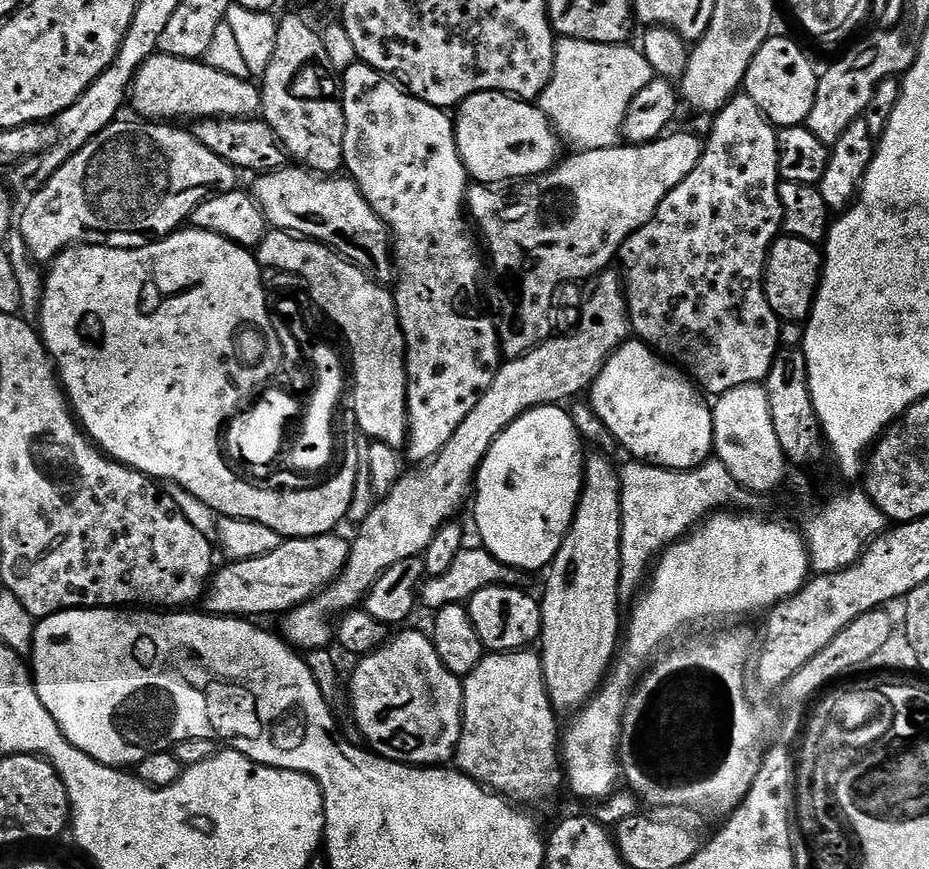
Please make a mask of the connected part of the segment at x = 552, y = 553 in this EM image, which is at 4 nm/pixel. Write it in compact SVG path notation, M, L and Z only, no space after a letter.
M546 404L543 408L522 414L493 442L484 461L480 463L474 481L479 543L488 549L490 555L528 574L535 568L544 570L551 565L570 530L580 501L580 491L584 489L584 449L569 409L554 404Z

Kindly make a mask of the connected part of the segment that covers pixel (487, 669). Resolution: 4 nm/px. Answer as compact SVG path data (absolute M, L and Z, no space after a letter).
M539 651L493 652L485 655L484 661L470 675L463 677L462 683L464 686L464 725L460 731L460 741L456 747L455 767L466 773L471 780L475 780L476 783L483 784L485 788L495 792L497 796L506 796L517 805L532 806L528 804L540 804L543 800L550 799L559 790L560 784L562 788L562 728L556 725L558 716L548 698L548 687L542 674Z

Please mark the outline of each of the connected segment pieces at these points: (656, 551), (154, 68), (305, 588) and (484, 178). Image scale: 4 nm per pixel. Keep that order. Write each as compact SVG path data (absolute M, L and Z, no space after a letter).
M710 458L702 463L699 467L688 469L686 471L678 471L676 469L658 467L655 464L649 464L645 461L630 460L628 464L619 469L620 473L620 501L622 502L622 542L620 543L620 598L621 601L628 602L633 598L639 597L642 589L645 587L646 581L650 576L650 569L653 567L654 561L659 557L660 553L670 544L676 543L677 539L693 528L697 527L708 516L713 515L721 510L754 510L758 504L759 497L749 492L748 489L741 487L736 479L726 470L725 464L715 458Z
M152 55L136 70L130 89L130 104L132 100L133 106L141 112L139 115L152 122L195 122L217 118L242 120L255 117L261 111L257 85L204 63L208 62Z
M340 534L293 536L281 539L278 550L249 560L233 560L213 575L207 589L207 611L214 616L260 618L275 612L287 614L320 595L342 574L348 564L350 544Z
M479 92L473 96L467 96L455 109L454 123L456 145L464 168L473 181L489 186L524 182L529 178L541 176L543 172L548 172L558 163L556 151L562 147L562 144L543 110L535 103L519 99L507 92Z

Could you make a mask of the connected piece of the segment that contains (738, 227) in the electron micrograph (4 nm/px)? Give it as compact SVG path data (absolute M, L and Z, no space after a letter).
M737 94L715 113L712 124L712 133L704 140L704 153L694 166L694 170L656 208L654 218L646 222L620 247L618 268L622 273L624 296L628 299L628 319L630 328L639 339L643 340L649 348L660 353L669 361L675 362L709 397L715 398L734 390L738 386L747 384L760 384L767 381L770 374L770 366L774 362L780 346L780 317L774 314L770 302L764 293L764 268L768 265L768 252L773 241L783 229L782 206L780 198L779 154L777 150L777 129L771 125L754 100L749 96Z

